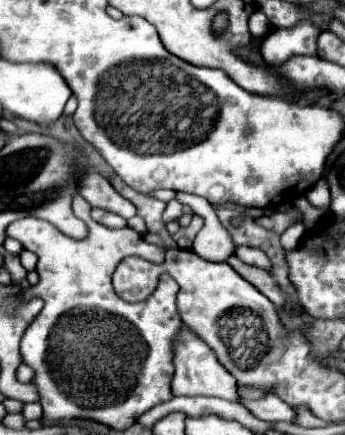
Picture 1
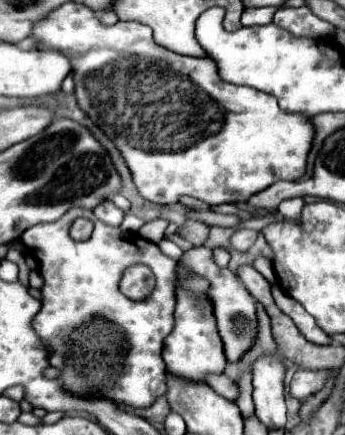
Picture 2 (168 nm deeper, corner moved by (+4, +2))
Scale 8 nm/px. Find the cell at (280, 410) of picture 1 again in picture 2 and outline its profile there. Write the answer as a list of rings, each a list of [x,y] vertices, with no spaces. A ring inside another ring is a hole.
[[[220,373],[220,375],[206,375],[206,383],[208,383],[218,395],[222,395],[222,397],[226,397],[226,399],[230,399],[230,401],[234,401],[236,395],[238,395],[236,385],[234,385],[232,379],[228,379],[224,373]]]

